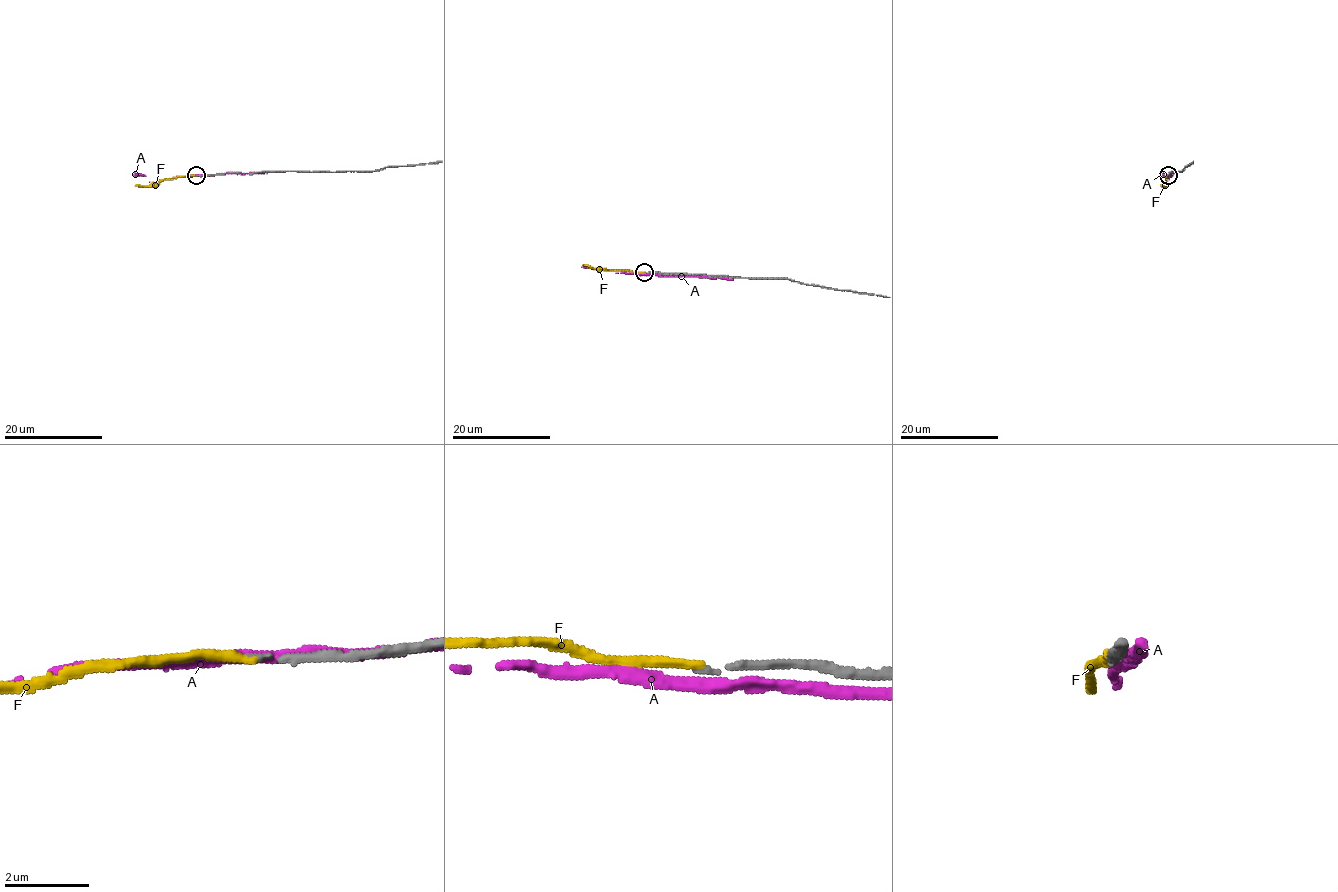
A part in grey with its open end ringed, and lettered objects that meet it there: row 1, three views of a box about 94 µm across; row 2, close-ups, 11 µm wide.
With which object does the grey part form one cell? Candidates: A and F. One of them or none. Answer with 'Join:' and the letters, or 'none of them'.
Join: F

